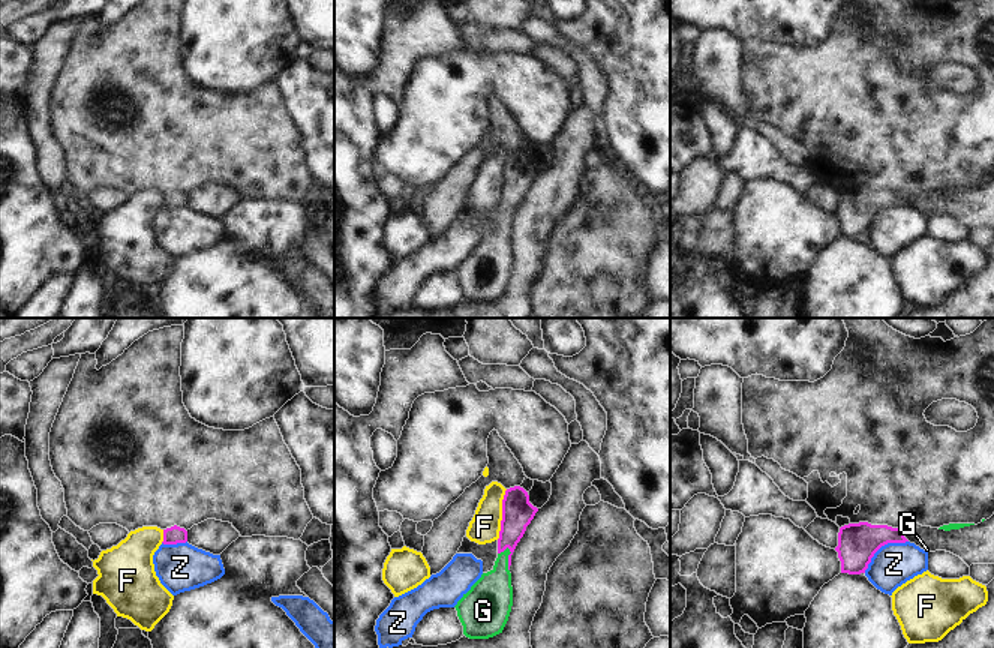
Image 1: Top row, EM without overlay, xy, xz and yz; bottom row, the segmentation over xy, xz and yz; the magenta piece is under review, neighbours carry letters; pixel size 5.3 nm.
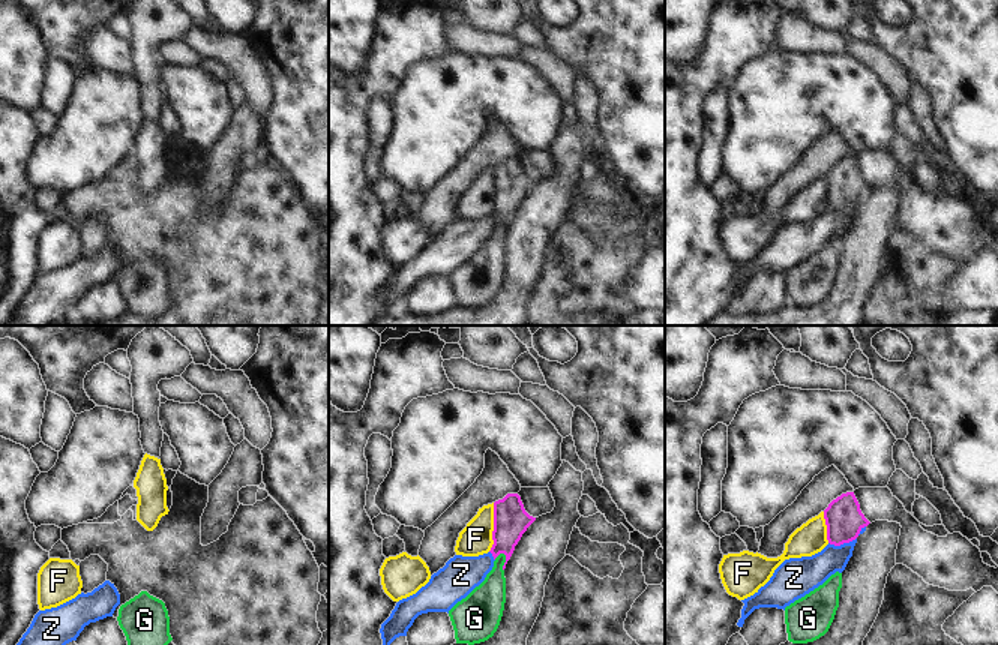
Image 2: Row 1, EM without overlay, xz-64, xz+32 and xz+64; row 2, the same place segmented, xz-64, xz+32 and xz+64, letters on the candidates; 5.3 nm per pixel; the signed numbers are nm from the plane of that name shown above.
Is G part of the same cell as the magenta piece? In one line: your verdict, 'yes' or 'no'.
yes

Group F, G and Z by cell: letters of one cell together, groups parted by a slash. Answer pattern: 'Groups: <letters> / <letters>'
Groups: F / G / Z

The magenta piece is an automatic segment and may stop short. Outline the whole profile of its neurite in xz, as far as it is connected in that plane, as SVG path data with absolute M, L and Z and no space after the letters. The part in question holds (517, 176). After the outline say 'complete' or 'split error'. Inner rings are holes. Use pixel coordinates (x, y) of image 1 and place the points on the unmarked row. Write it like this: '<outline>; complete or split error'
M523 152L505 154L495 230L454 270L466 302L489 303L502 297L513 270L511 219L537 176Z; split error

